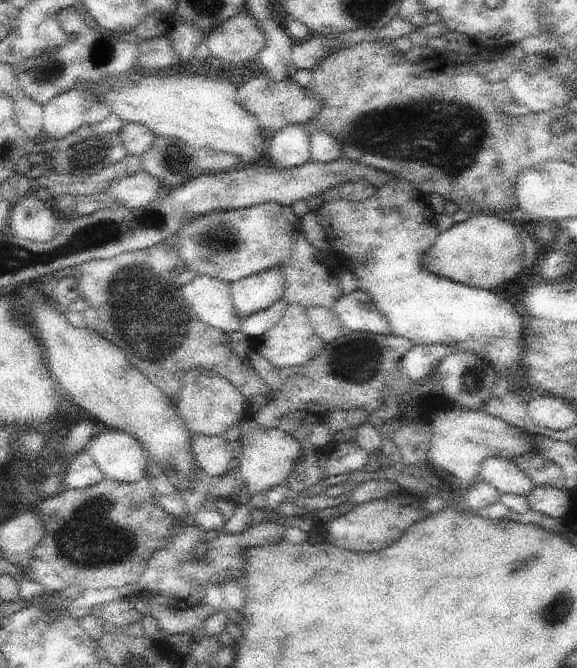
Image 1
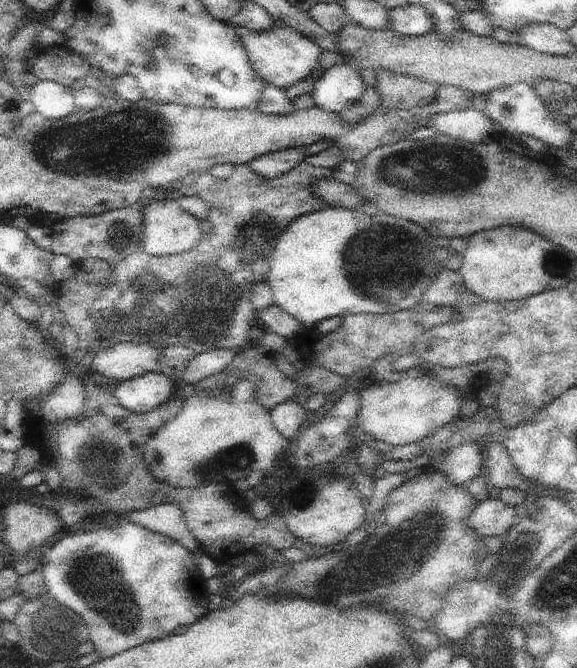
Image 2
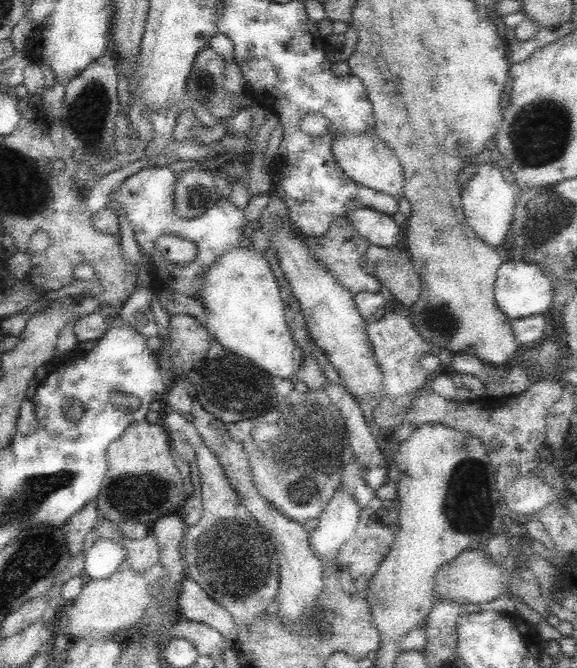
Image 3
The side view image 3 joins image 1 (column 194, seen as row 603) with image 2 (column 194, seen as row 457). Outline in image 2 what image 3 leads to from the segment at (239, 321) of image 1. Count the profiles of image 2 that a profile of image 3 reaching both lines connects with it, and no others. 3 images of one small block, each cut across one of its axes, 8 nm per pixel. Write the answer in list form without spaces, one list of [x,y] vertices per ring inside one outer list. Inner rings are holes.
[[[176,197],[170,200],[152,200],[143,210],[143,249],[152,256],[168,256],[194,250],[204,235],[201,220],[194,218],[190,212],[184,212]]]

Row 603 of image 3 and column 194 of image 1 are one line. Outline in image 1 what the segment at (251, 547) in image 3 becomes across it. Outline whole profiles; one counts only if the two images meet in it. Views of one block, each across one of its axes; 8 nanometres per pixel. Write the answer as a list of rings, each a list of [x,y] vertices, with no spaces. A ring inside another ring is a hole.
[[[271,201],[252,207],[213,211],[194,218],[177,234],[180,238],[180,243],[176,245],[179,259],[183,261],[186,270],[198,275],[207,275],[232,284],[259,273],[281,269],[285,277],[283,300],[288,305],[301,305],[306,309],[314,306],[332,309],[343,296],[335,272],[330,265],[318,262],[317,249],[306,240],[301,220],[294,215],[290,205]]]

